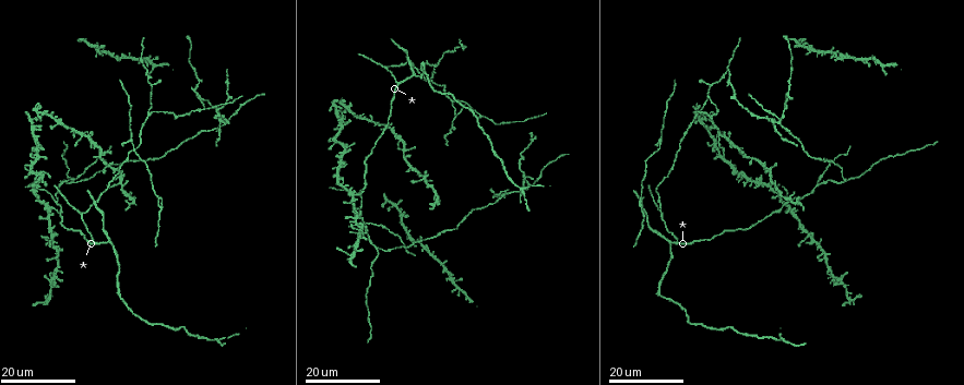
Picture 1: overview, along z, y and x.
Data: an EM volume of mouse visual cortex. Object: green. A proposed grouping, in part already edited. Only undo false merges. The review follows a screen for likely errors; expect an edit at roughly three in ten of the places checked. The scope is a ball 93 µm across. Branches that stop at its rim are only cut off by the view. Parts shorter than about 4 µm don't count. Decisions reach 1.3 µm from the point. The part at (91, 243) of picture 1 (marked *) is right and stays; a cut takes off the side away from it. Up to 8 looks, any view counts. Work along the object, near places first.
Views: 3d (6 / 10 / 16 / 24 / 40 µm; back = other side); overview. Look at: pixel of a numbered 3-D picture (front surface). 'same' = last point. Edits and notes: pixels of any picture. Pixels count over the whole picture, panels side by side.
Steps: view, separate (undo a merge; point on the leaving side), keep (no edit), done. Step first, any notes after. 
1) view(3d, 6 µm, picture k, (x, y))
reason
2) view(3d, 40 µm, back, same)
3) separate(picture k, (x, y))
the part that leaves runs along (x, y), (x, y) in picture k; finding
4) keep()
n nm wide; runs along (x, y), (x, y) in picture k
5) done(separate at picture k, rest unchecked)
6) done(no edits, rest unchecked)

view(3d, 16 µm, picture 1, (375, 247))
two arms in line, one across

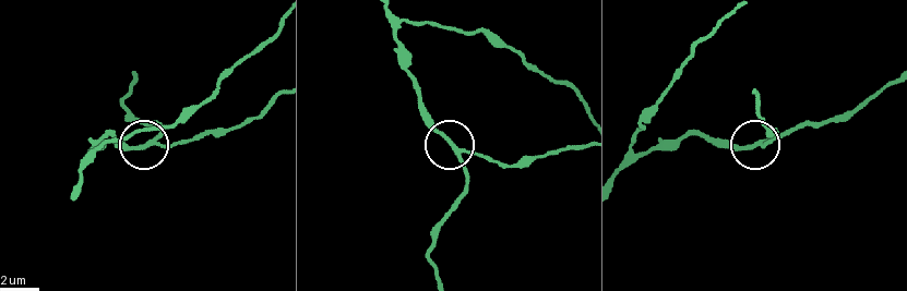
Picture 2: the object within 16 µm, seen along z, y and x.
view(3d, 10 µm, picture 2, (157, 143))

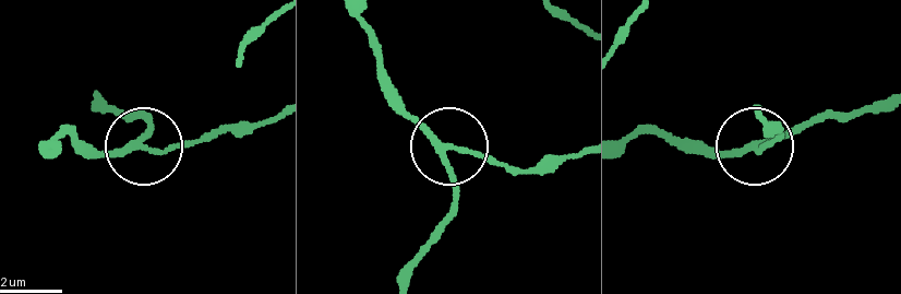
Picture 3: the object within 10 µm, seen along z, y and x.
keep()
3 arms; runs along (625, 143), (664, 134), (743, 151), (790, 138), (826, 114) in picture 3; all the same neuron

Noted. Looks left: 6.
view(3d, 24 µm, picture 1, (336, 187))
three-way junction

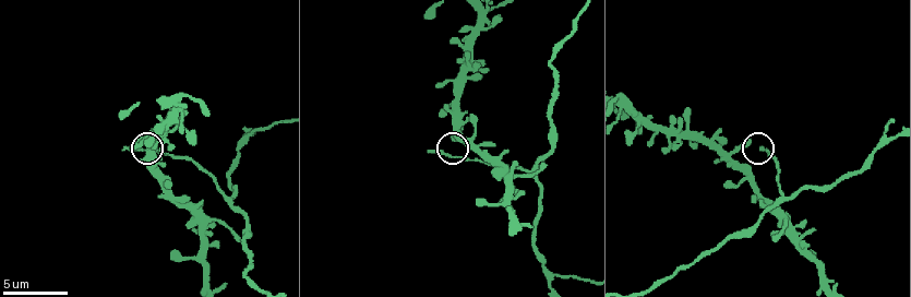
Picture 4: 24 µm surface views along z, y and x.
view(3d, 10 µm, picture 4, (451, 155))

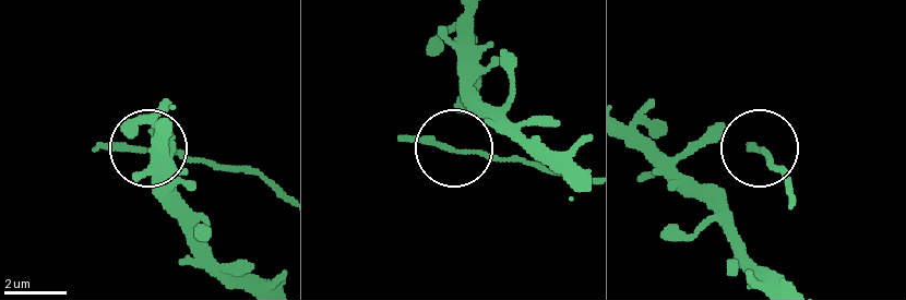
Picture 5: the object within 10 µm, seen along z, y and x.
keep()
3 arms; runs along (788, 200), (783, 174), (762, 148), (718, 132), (689, 140) in picture 5; continuous, no second neuron

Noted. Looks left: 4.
view(3d, 6 µm, picture 4, (247, 137))
arms part here

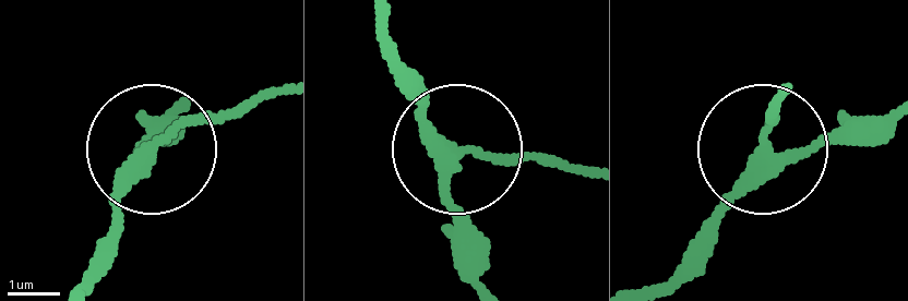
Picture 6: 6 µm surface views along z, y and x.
keep()
side arm 22 µm; 3 arms; all the same neuron

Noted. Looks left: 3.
view(3d, 24 µm, picture 1, (851, 301))
four-way junction

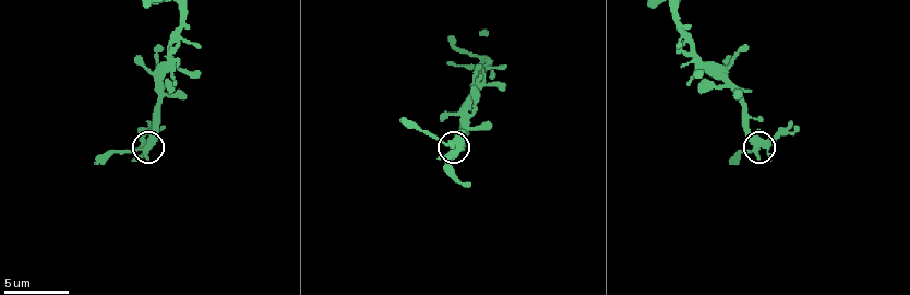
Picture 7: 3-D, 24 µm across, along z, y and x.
view(3d, 10 µm, picture 7, (455, 150))

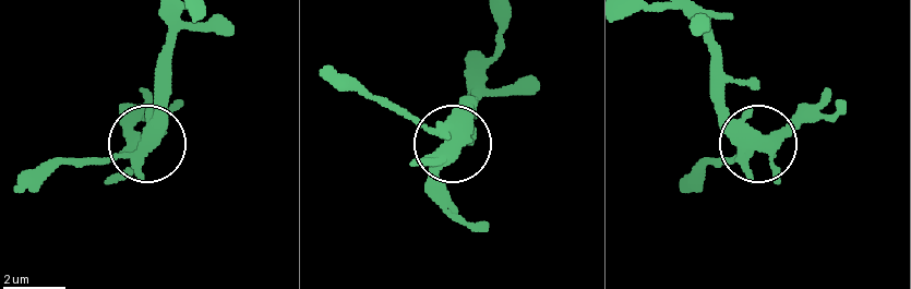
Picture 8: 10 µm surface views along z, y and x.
separate(picture 8, (96, 159))
440 nm wide; the part that leaves runs along (131, 157), (63, 157), (19, 185) in picture 8; two neurons meet here

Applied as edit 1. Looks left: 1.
done(separate at picture 8, rest unchecked)

